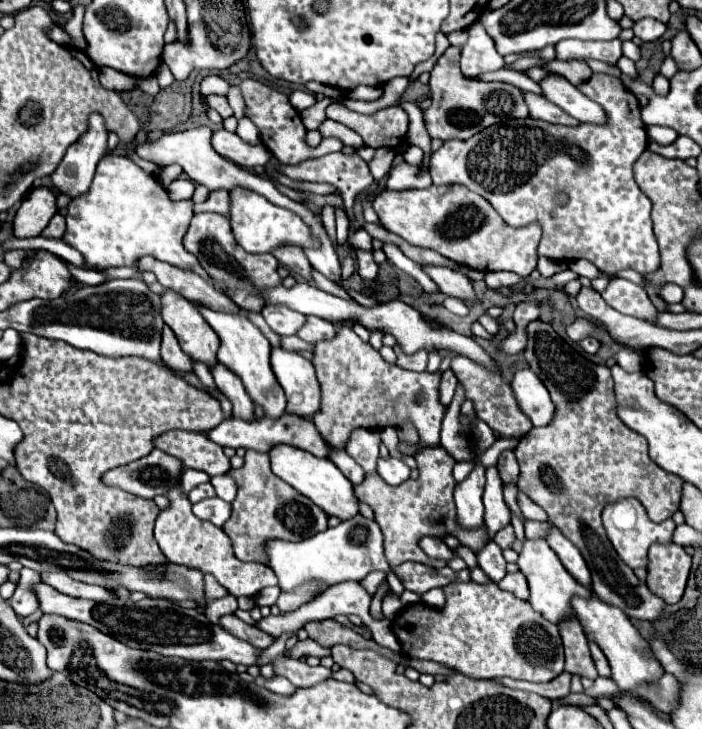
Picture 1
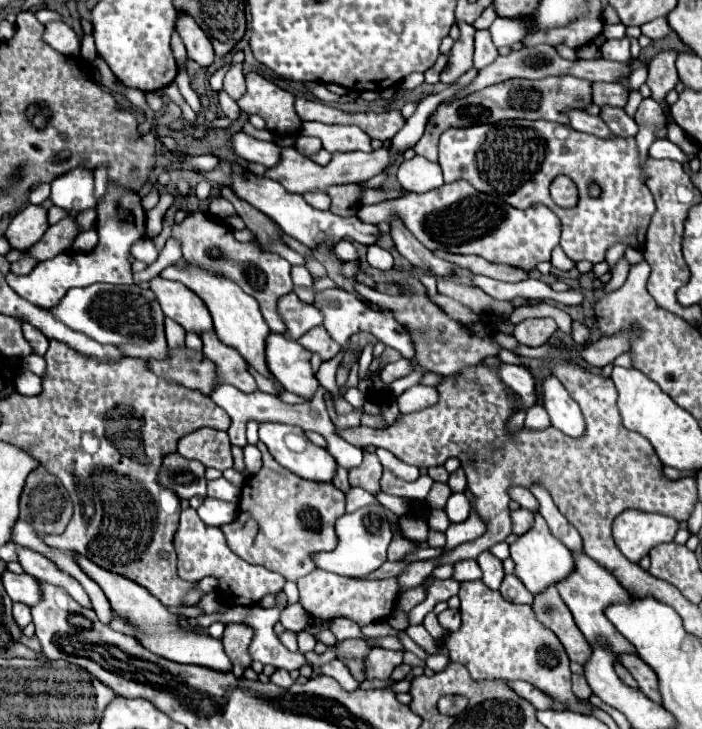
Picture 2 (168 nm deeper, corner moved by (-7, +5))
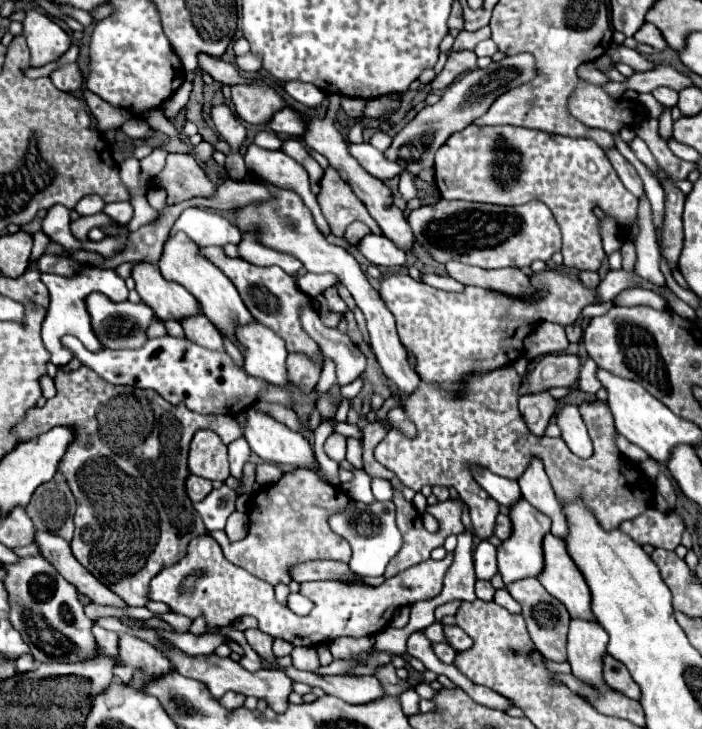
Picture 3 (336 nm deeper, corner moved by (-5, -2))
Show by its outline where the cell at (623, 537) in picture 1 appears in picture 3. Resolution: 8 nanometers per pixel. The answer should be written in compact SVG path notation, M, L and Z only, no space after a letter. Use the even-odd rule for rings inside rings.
M648 508L648 512L638 518L622 522L620 530L640 546L650 544L654 548L674 550L680 544L684 522L678 516L668 516L656 508Z

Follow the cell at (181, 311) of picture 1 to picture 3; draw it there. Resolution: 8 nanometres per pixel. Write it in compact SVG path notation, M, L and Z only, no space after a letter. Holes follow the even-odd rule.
M138 264L132 270L136 290L160 320L184 320L186 316L198 316L200 308L196 298L180 284L162 278L154 264Z

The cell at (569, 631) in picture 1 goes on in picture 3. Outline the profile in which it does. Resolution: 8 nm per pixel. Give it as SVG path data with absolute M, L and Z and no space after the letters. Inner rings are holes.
M526 578L526 580L518 580L514 584L506 586L508 592L512 594L514 600L520 602L522 606L522 616L528 624L528 634L532 638L532 642L536 644L536 648L554 662L566 662L566 636L568 636L568 624L570 624L570 616L568 610L554 598L550 596L542 584L536 578Z

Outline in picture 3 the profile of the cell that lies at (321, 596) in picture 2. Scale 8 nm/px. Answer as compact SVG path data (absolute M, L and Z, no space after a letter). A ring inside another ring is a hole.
M202 534L202 536L194 536L194 540L190 540L188 544L188 552L186 556L170 566L170 568L164 568L152 582L150 582L150 600L158 600L158 602L164 602L172 608L172 612L178 612L178 614L184 614L188 618L196 618L200 614L204 614L206 618L206 626L208 628L222 628L222 626L228 626L232 620L240 618L240 616L256 616L258 622L260 622L260 630L274 636L274 638L284 638L288 642L292 642L294 646L312 646L312 644L320 644L320 642L332 642L334 638L340 638L340 636L354 636L354 638L360 638L360 636L372 636L372 634L378 634L382 632L386 626L390 626L390 620L396 612L396 608L400 606L406 606L406 604L414 604L418 600L426 600L426 598L434 598L440 594L442 590L442 578L446 574L446 570L450 568L454 560L454 552L448 552L444 560L426 560L414 568L408 568L406 572L400 572L398 576L394 578L388 578L384 584L372 588L372 586L352 586L352 584L342 584L342 582L304 582L302 584L302 594L306 598L310 598L314 602L314 610L308 614L308 616L294 616L292 612L288 612L288 608L282 608L276 598L274 598L274 588L252 576L250 572L230 564L226 560L226 556L222 554L220 546L216 544L216 540L210 536L210 534Z

